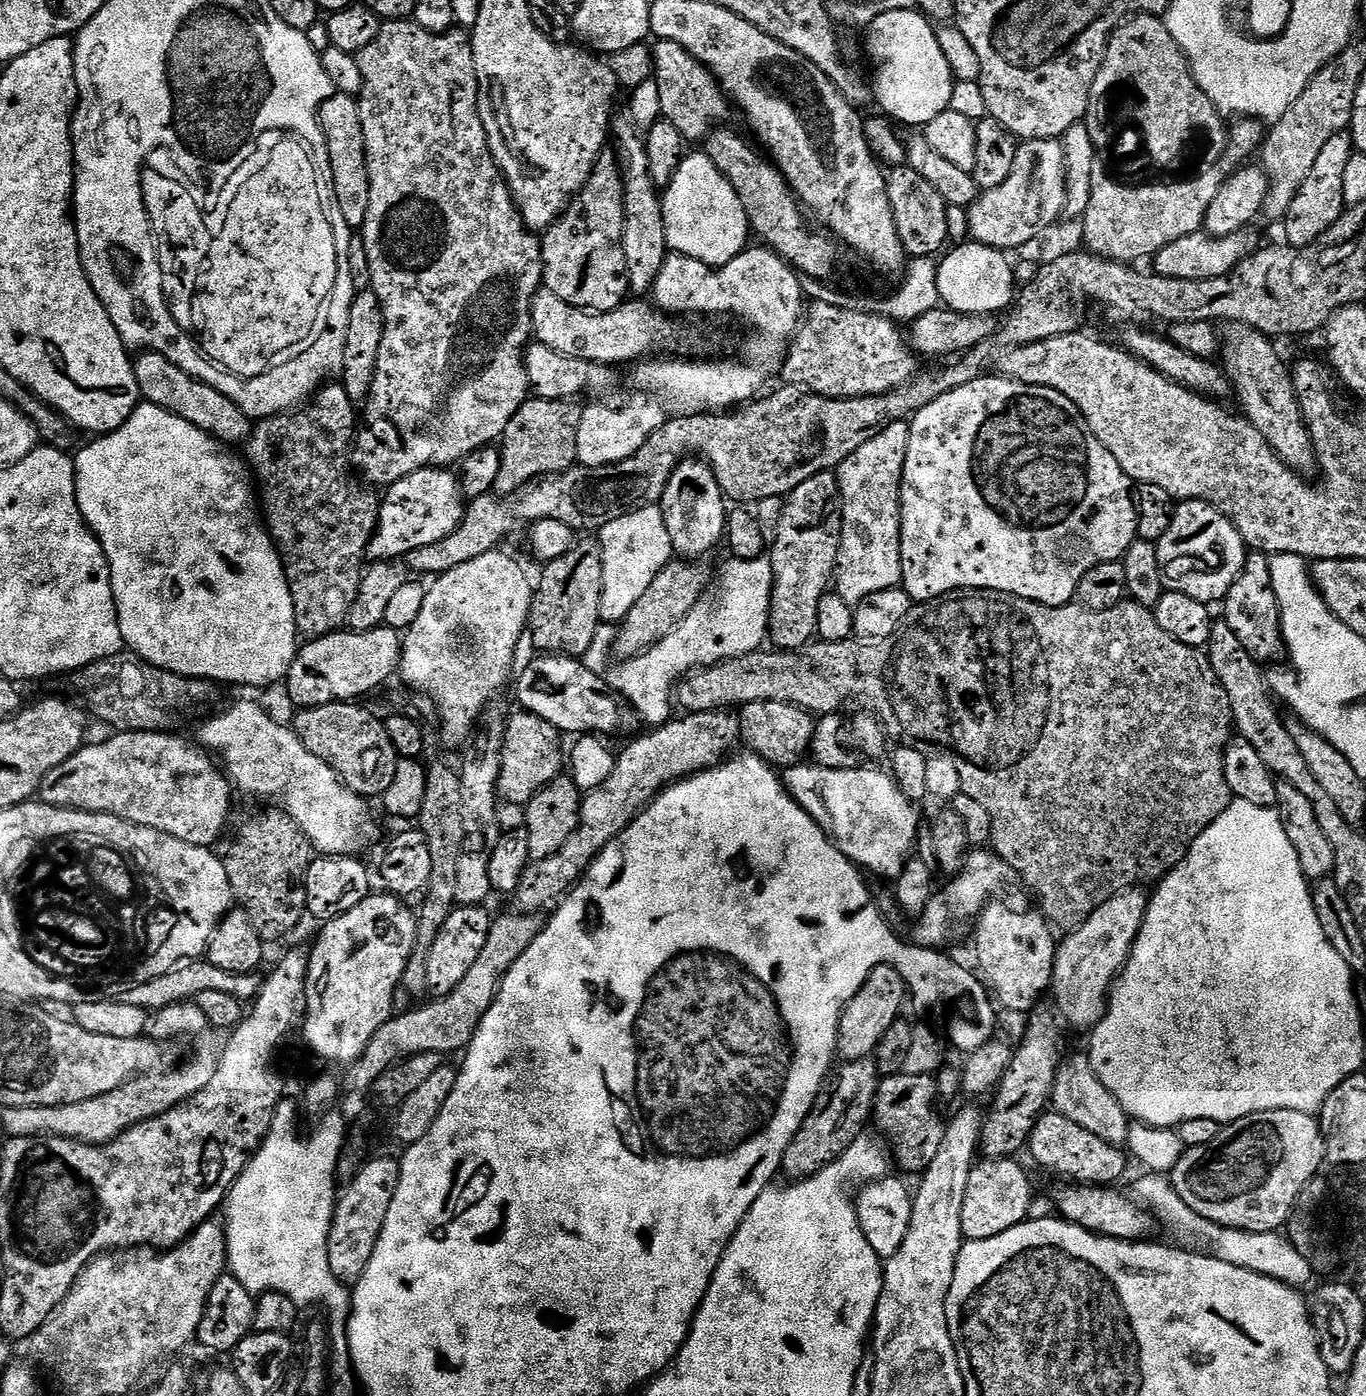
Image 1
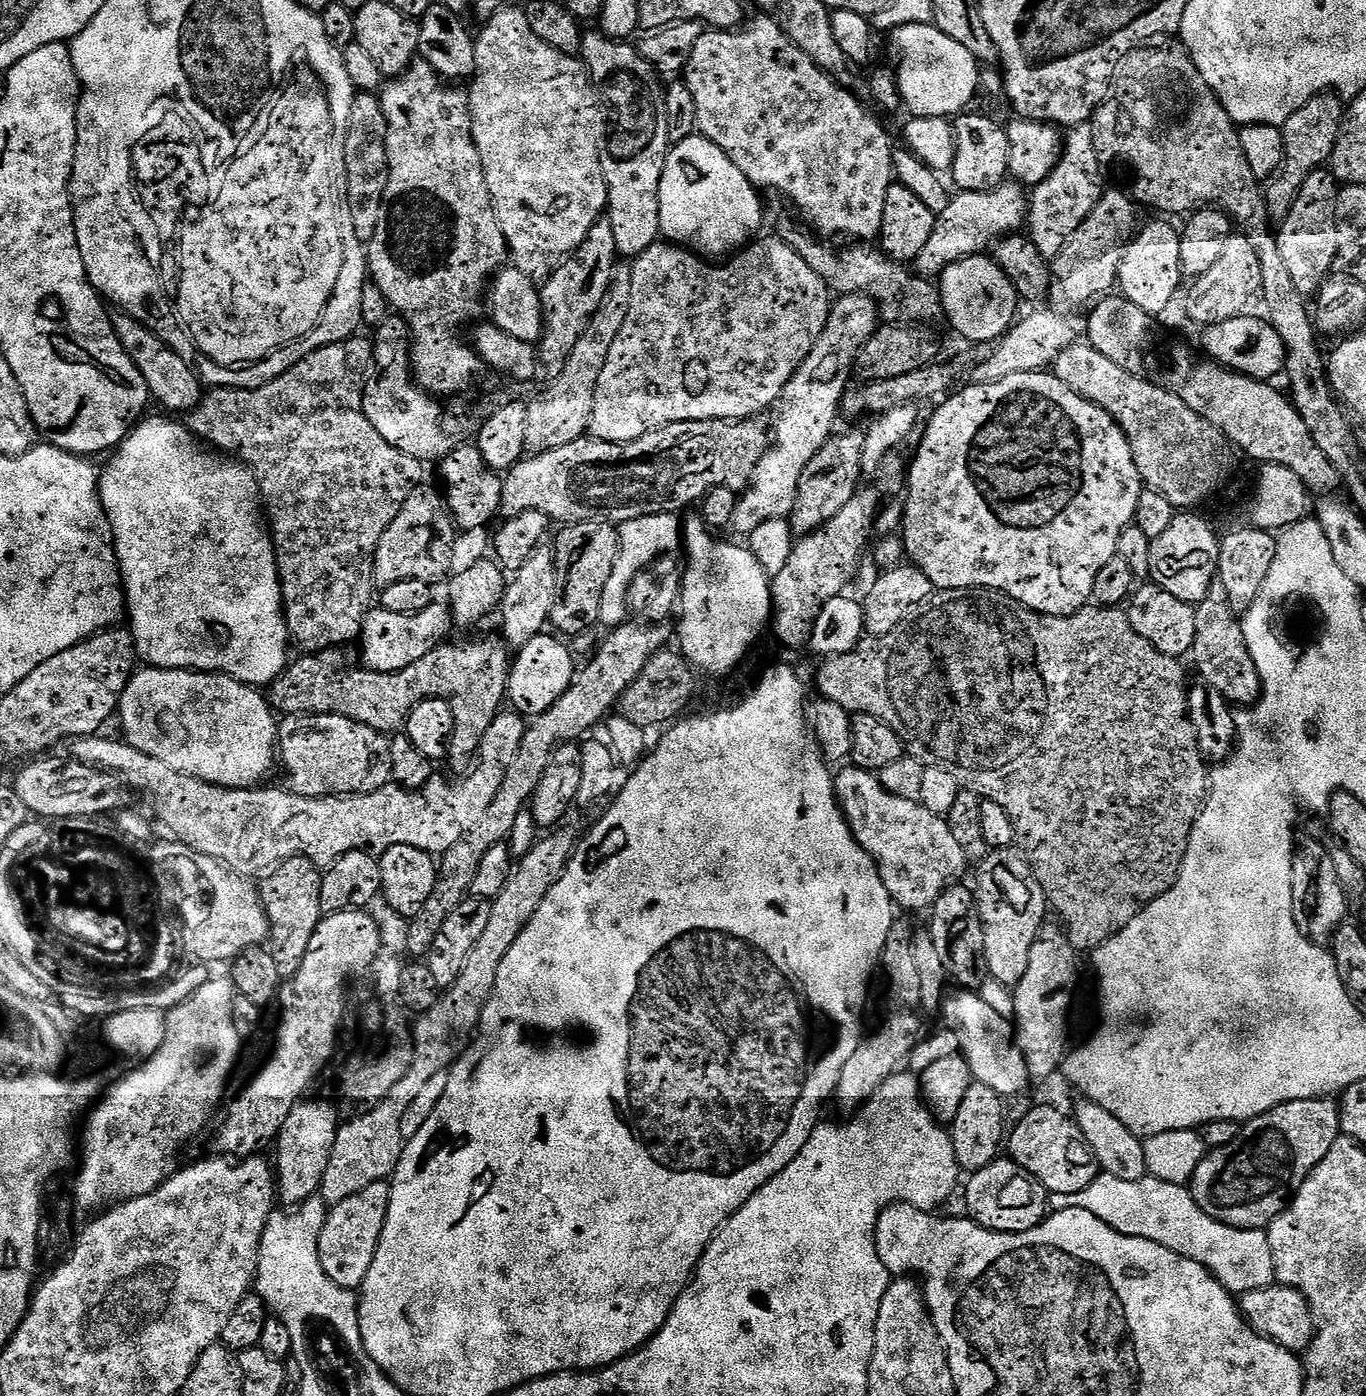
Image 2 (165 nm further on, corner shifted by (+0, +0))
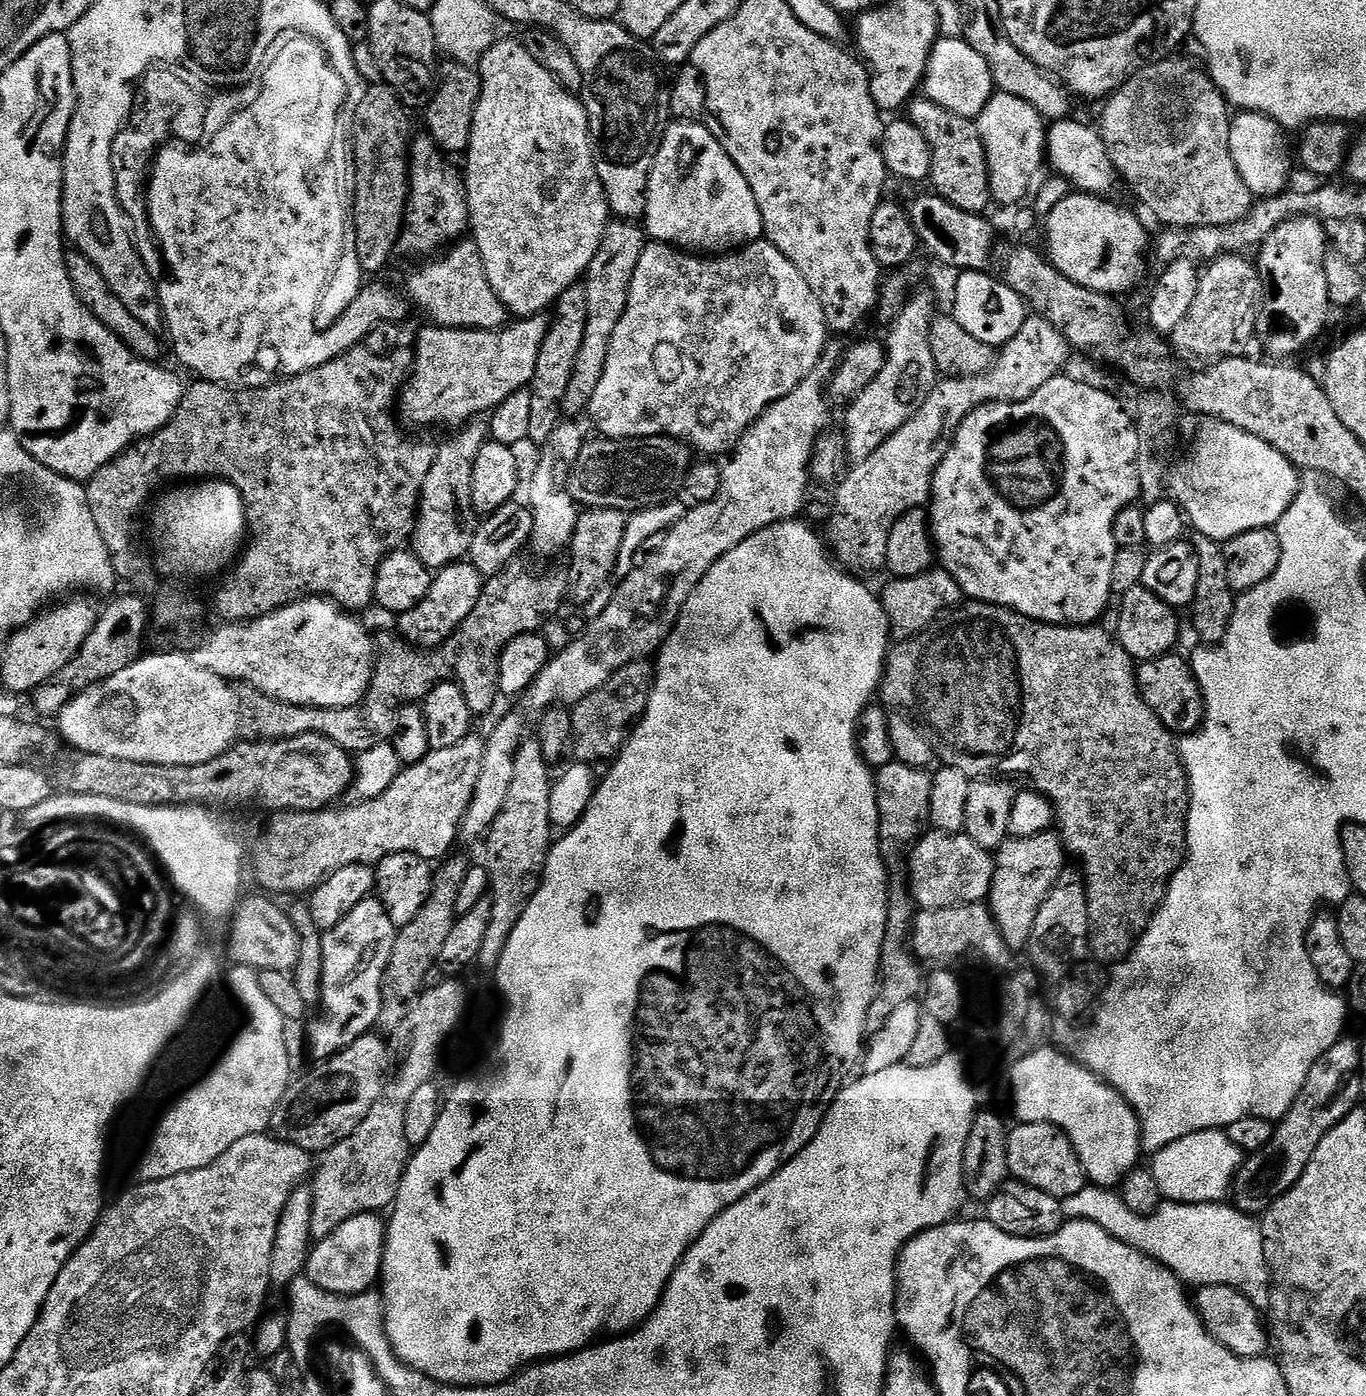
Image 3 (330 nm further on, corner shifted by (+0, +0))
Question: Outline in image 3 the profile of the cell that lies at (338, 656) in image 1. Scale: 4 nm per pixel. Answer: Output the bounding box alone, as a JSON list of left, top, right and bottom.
[399,562,484,650]

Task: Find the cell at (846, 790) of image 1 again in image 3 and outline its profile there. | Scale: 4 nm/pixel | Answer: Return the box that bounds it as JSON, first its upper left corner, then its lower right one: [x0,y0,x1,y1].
[907,830,993,908]

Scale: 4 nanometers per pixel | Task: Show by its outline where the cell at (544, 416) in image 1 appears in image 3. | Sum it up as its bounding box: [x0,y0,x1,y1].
[562,218,646,418]

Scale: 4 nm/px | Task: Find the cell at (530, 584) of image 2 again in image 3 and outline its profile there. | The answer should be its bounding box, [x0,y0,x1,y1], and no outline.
[526,418,590,556]

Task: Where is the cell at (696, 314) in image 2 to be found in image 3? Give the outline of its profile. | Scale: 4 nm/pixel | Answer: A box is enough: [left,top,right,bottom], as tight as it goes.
[587,238,830,454]

